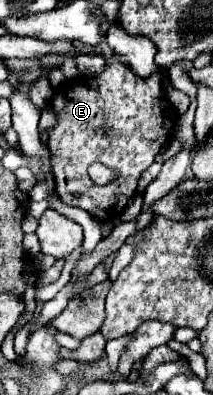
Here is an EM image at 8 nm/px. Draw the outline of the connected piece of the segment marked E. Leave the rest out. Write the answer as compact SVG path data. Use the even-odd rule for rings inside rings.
M115 55L107 57L107 65L101 73L91 77L79 77L79 81L69 83L69 89L57 93L53 97L53 113L57 115L57 125L47 129L47 147L51 155L51 171L55 177L55 187L67 205L81 207L87 213L91 213L97 221L115 221L127 207L129 199L135 195L137 181L141 173L155 163L155 157L163 151L163 147L169 143L167 135L167 117L171 117L171 131L175 127L177 115L169 105L169 99L163 89L163 73L165 69L159 69L151 73L149 77L139 77L129 65L121 63ZM91 163L105 163L109 169L117 171L117 179L107 185L95 185L91 177L87 175L87 167Z

